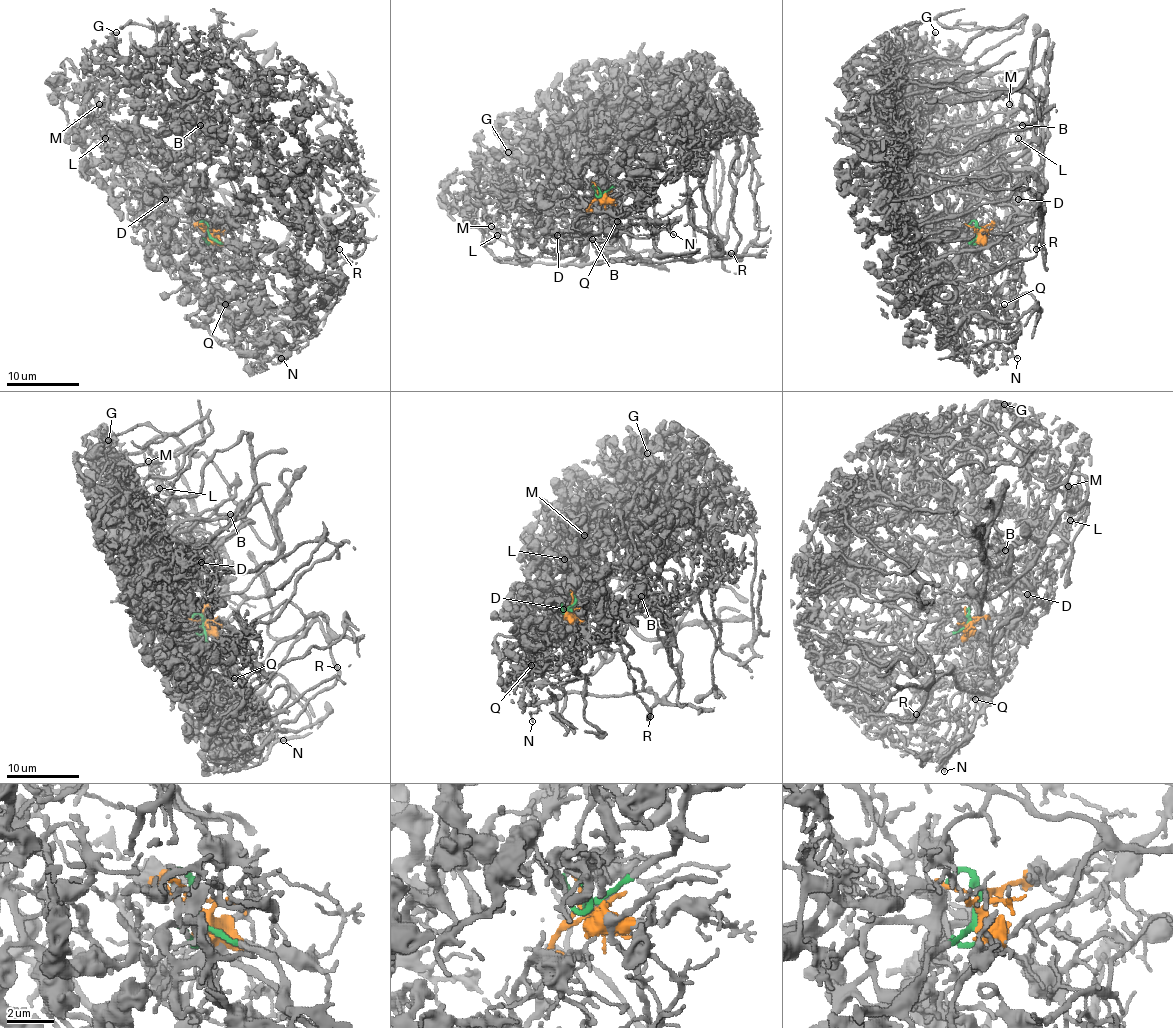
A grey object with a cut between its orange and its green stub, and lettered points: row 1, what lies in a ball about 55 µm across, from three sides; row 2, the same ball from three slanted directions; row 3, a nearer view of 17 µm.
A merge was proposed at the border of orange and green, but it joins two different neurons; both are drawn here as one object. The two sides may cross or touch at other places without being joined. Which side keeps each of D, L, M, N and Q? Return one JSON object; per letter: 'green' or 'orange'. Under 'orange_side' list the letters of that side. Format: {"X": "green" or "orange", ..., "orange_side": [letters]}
{"D": "orange", "L": "orange", "M": "orange", "N": "orange", "Q": "orange", "orange_side": ["D", "L", "M", "N", "Q"]}

